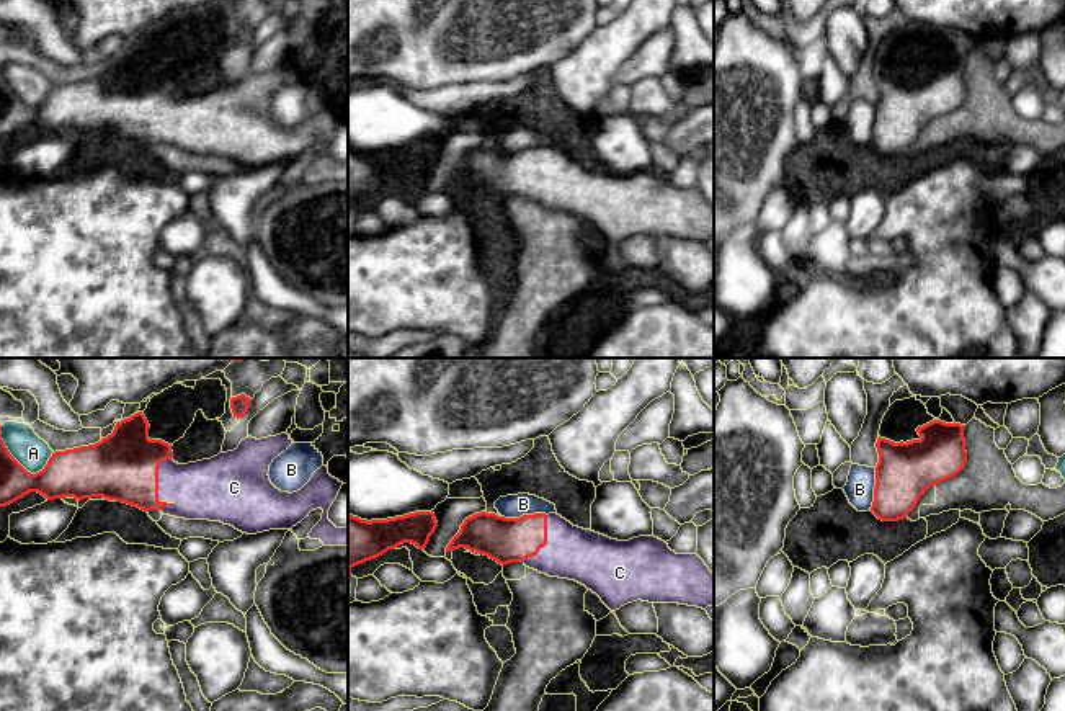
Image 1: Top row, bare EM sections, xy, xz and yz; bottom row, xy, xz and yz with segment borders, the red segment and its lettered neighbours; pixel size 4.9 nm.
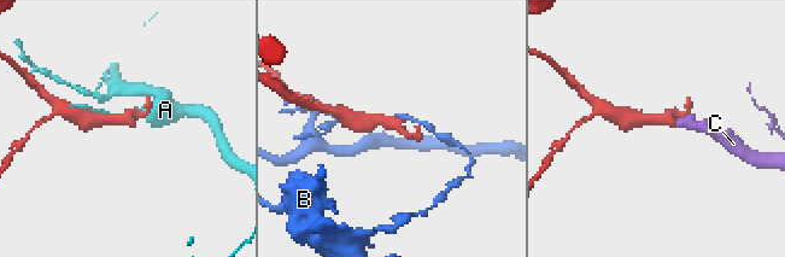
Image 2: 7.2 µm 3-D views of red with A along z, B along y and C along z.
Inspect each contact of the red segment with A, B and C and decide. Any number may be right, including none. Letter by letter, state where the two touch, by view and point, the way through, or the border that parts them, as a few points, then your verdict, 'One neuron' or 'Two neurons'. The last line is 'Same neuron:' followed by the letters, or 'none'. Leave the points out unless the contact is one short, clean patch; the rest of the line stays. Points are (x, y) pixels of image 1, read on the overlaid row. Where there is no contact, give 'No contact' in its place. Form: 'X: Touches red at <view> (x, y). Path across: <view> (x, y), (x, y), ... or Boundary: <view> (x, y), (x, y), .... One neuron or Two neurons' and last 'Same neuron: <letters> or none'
A: Touches red at xy (22, 466). Two neurons
B: Touches red at xz (523, 515). Boundary: xz (546, 514), (502, 517). Two neurons
C: Touches red at xy (157, 482). Path across: xy (123, 466), (133, 468), (157, 482), (173, 489), (206, 489). One neuron
Same neuron: C

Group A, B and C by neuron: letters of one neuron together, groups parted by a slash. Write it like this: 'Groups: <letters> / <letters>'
Groups: A / B / C

